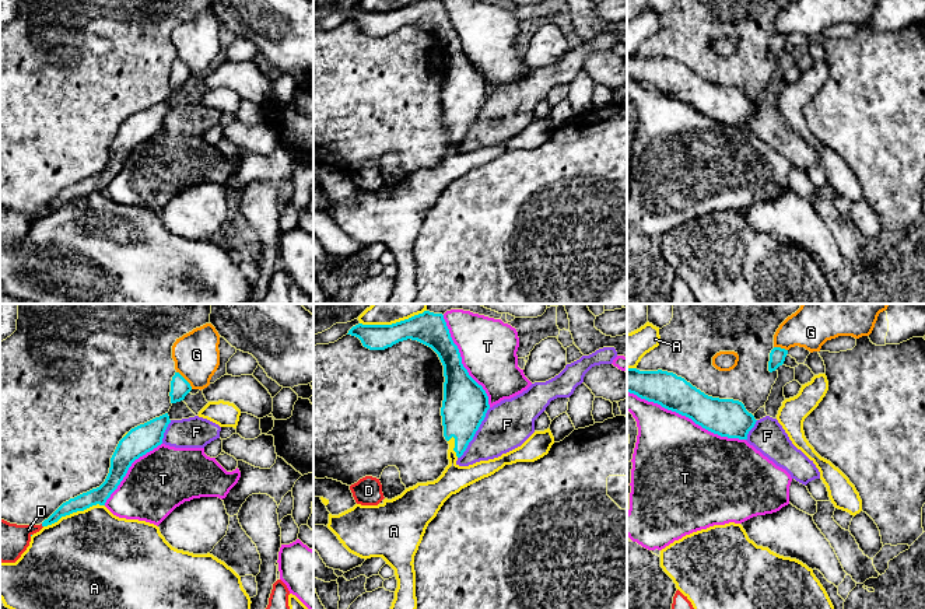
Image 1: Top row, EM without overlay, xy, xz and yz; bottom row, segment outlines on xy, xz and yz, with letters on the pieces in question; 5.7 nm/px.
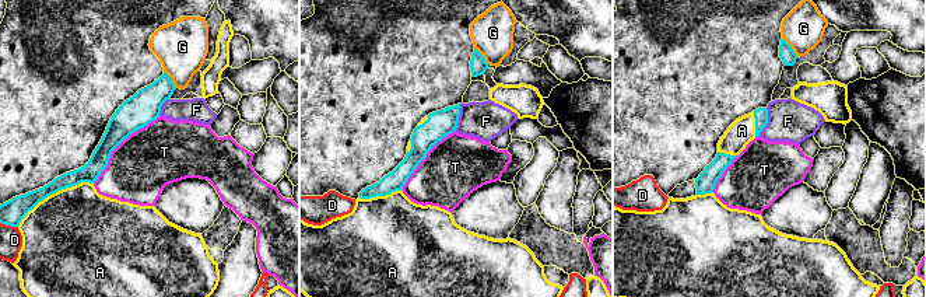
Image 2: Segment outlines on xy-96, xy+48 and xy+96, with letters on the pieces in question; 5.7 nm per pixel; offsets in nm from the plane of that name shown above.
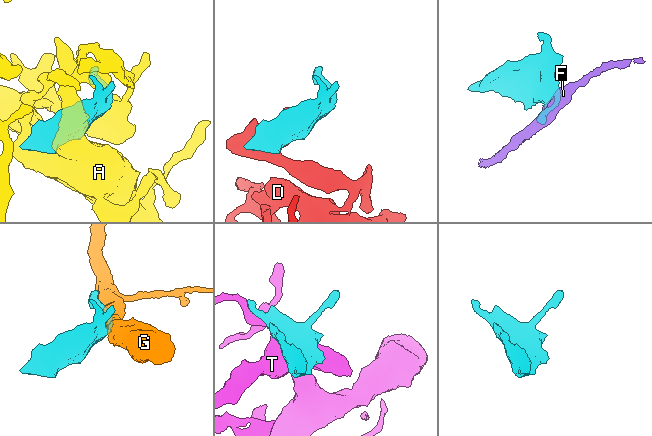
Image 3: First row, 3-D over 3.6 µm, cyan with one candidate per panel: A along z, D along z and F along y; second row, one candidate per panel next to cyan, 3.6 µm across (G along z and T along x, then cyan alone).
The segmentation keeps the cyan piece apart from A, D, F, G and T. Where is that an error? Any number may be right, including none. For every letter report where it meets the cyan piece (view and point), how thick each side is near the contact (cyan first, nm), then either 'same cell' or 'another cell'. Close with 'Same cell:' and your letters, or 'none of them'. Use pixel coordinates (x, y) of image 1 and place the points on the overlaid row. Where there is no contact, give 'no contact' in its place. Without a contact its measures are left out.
A: meets cyan in xy at (73, 511); 100 nm thick on the cyan side, 480 nm on the other; same cell
D: no contact; another cell
F: meets cyan in xz at (475, 433); 260 nm thick on the cyan side, 280 nm on the other; another cell
G: meets cyan in xy at (185, 380); 110 nm thick on the cyan side, 260 nm on the other; another cell
T: meets cyan in yz at (686, 416); 220 nm thick on the cyan side, 460 nm on the other; another cell
Same cell: A

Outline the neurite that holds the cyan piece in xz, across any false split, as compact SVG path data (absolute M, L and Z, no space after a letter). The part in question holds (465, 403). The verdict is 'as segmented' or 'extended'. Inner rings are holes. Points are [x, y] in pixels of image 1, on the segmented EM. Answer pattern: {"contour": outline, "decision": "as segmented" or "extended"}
{"contour": "M372 304L360 316L360 323L347 335L355 336L369 350L385 350L393 344L411 339L431 347L444 365L444 400L441 407L444 437L449 444L449 465L442 475L427 483L417 483L400 496L378 505L357 504L350 486L333 479L313 477L313 496L319 497L329 514L327 528L340 543L361 559L382 557L395 570L397 588L390 609L417 609L414 556L423 540L428 524L437 517L444 503L462 489L484 479L505 465L535 462L549 454L554 444L550 428L535 431L521 447L498 458L480 461L469 466L459 466L456 461L463 455L490 409L488 396L462 364L458 346L453 343L442 314L427 309L427 304Z", "decision": "extended"}

